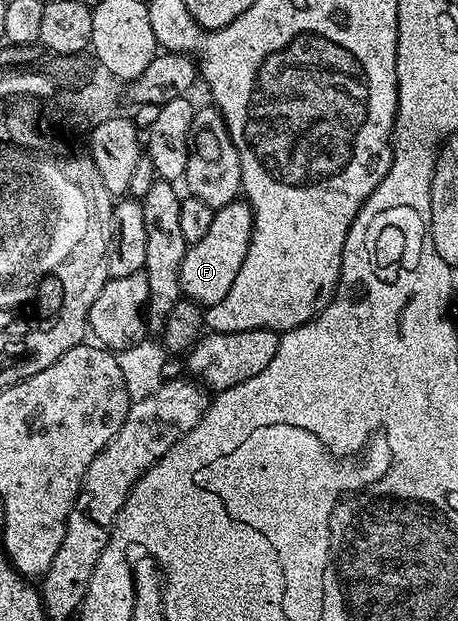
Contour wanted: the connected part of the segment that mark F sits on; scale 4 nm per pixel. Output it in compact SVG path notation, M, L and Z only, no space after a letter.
M241 199L217 209L212 218L212 226L208 226L208 234L204 234L200 242L191 244L186 249L184 262L180 266L182 296L199 306L220 302L220 298L224 298L224 294L232 290L232 282L236 282L240 266L244 266L244 254L248 254L253 229L254 216L250 212L249 204Z

